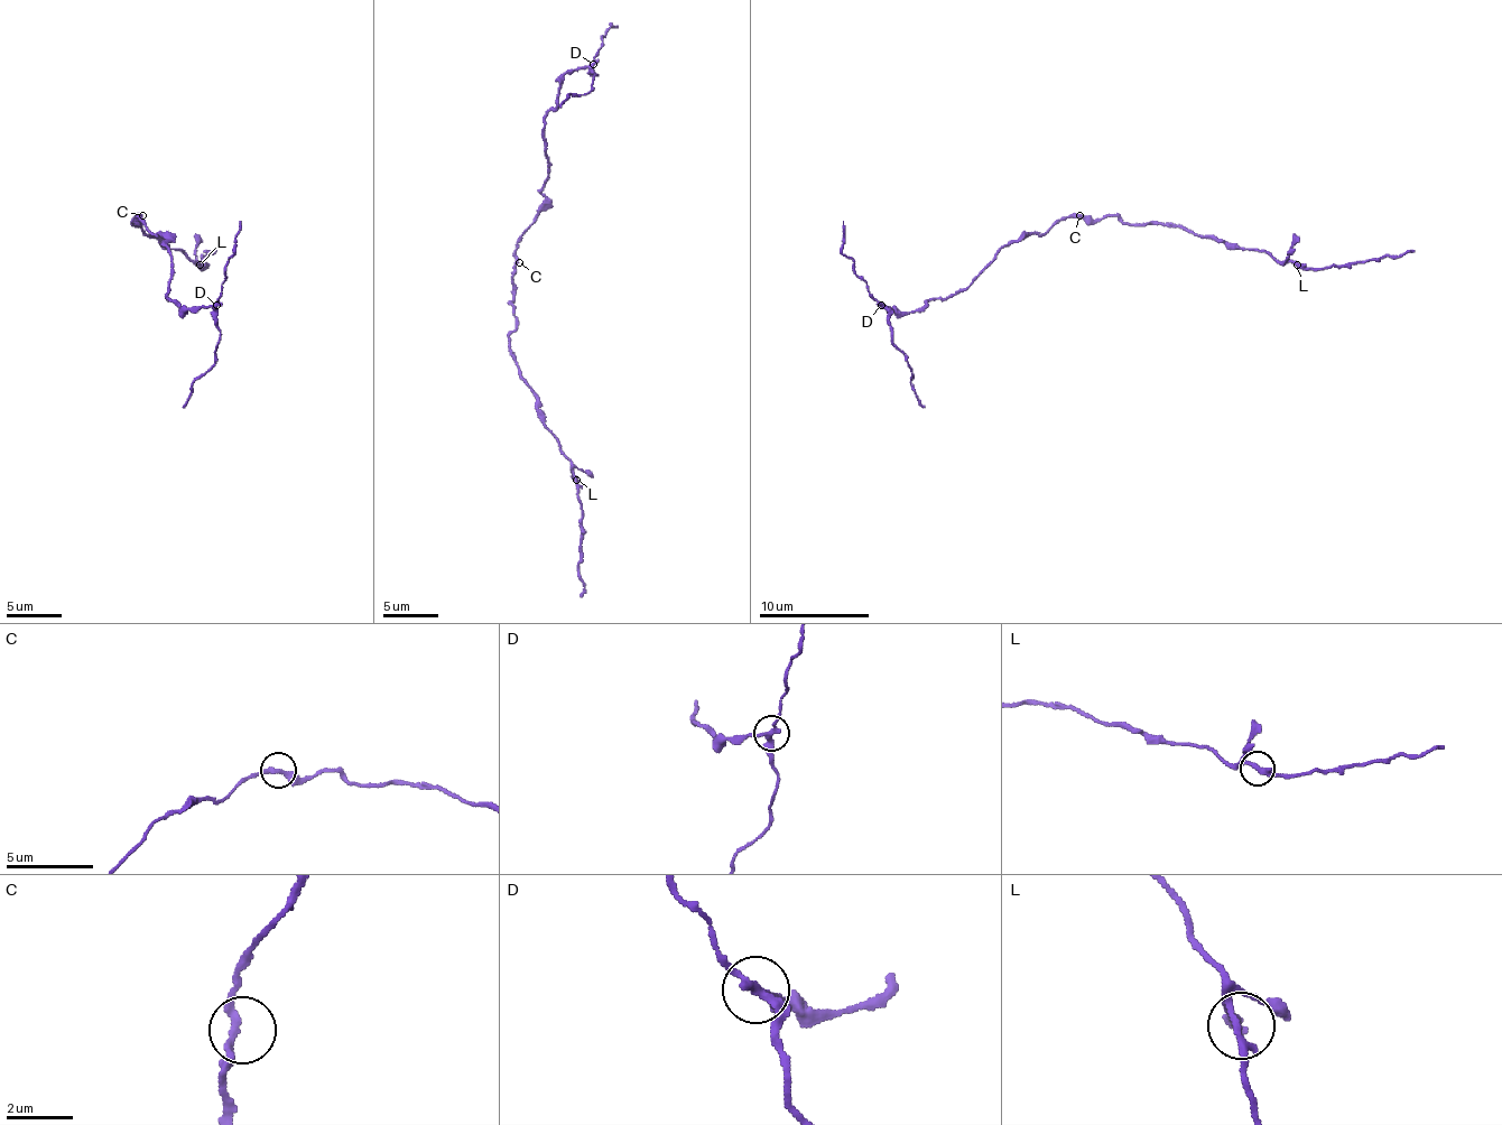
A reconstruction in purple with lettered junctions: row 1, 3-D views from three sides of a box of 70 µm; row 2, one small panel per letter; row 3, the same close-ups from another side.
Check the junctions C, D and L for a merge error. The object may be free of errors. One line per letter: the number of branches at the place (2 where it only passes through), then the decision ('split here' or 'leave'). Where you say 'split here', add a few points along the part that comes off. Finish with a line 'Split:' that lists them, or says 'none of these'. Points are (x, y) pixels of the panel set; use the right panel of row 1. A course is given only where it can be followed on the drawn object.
C: 2 branches meet; leave
D: 3 branches meet; split here; foreign part runs (881, 306), (889, 314), (892, 342), (906, 361), (911, 383), (925, 408)
L: 3 branches meet; leave
Split: D

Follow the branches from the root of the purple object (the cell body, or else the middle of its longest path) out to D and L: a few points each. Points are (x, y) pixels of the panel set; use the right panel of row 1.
D: (1076, 215), (1059, 217), (1044, 234), (1013, 240), (963, 289), (947, 297), (933, 297), (914, 312), (881, 306)
L: (1076, 215), (1118, 215), (1125, 223), (1173, 223), (1186, 232), (1241, 248), (1269, 251), (1280, 262), (1297, 265)

